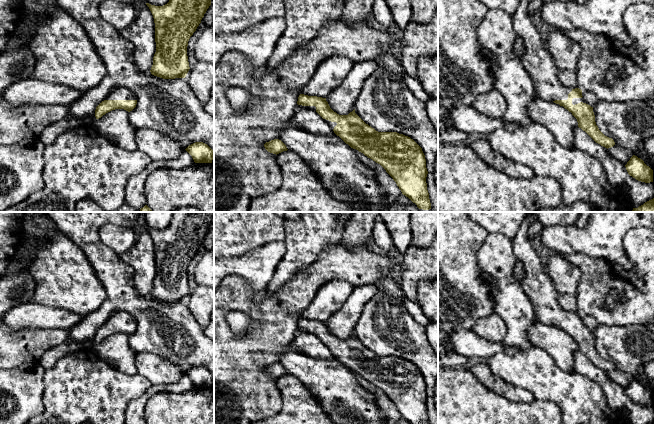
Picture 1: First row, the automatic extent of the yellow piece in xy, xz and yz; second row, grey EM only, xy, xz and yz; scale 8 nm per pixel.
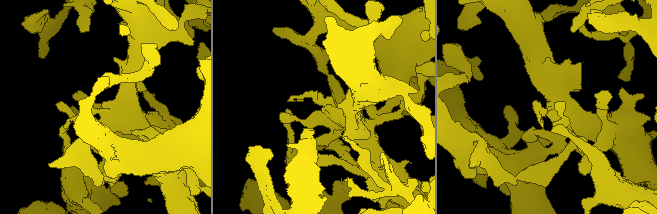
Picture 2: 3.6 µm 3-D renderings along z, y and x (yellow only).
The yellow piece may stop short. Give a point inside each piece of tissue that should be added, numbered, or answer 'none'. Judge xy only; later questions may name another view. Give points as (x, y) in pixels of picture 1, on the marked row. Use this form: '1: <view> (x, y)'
1: xy (118, 93)

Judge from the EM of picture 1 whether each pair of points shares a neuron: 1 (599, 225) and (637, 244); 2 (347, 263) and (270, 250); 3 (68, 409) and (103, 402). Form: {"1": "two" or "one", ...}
{"1": "two", "2": "two", "3": "one"}

